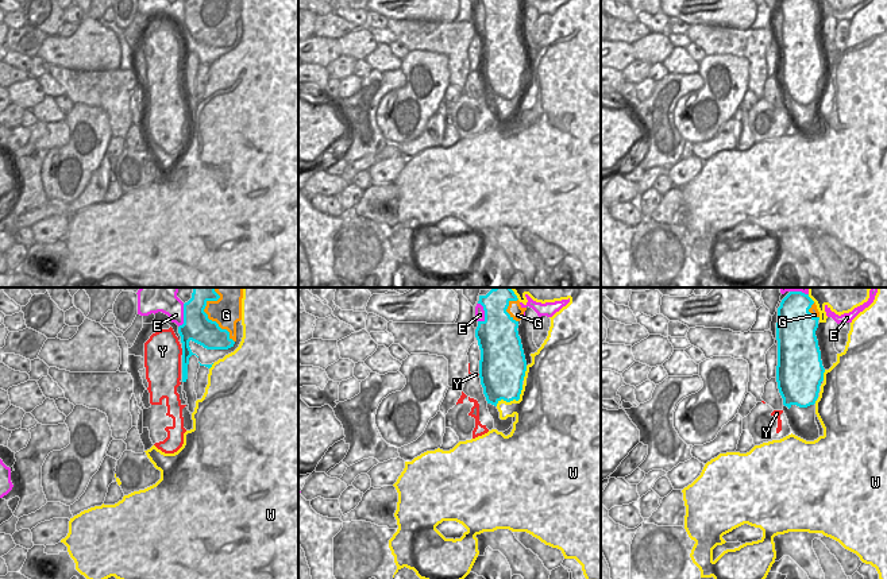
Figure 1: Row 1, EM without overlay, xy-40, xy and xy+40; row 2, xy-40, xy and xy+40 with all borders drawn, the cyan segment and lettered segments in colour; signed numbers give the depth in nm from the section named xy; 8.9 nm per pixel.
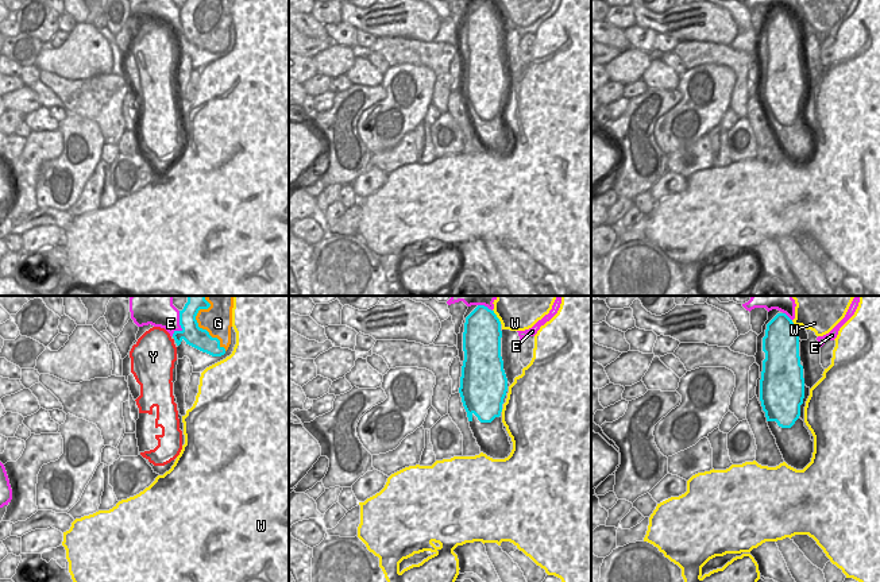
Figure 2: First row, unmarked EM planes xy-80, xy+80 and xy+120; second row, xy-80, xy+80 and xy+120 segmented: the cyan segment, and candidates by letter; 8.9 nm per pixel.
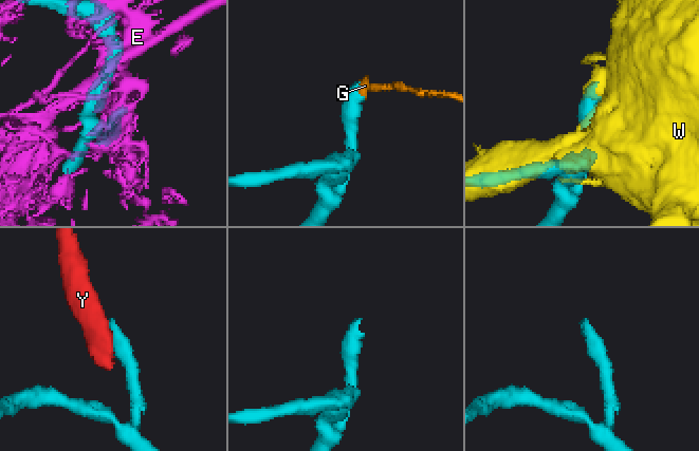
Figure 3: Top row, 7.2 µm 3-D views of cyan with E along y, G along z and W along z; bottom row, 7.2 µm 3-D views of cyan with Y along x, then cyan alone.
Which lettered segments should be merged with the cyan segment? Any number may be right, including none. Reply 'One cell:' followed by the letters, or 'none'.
One cell: Y

